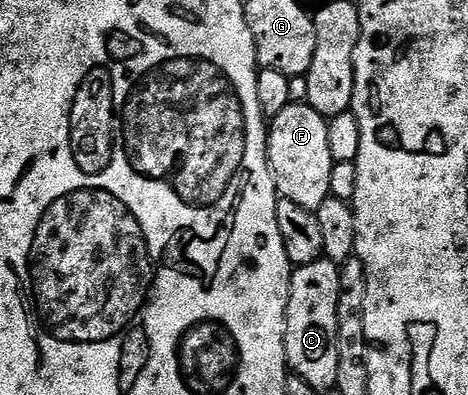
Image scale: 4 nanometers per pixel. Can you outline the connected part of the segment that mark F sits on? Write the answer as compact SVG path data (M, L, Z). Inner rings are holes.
M291 101L282 112L271 119L268 132L268 163L278 183L280 198L289 198L296 204L315 211L332 193L330 176L332 157L332 131L325 115L317 112L307 101Z

